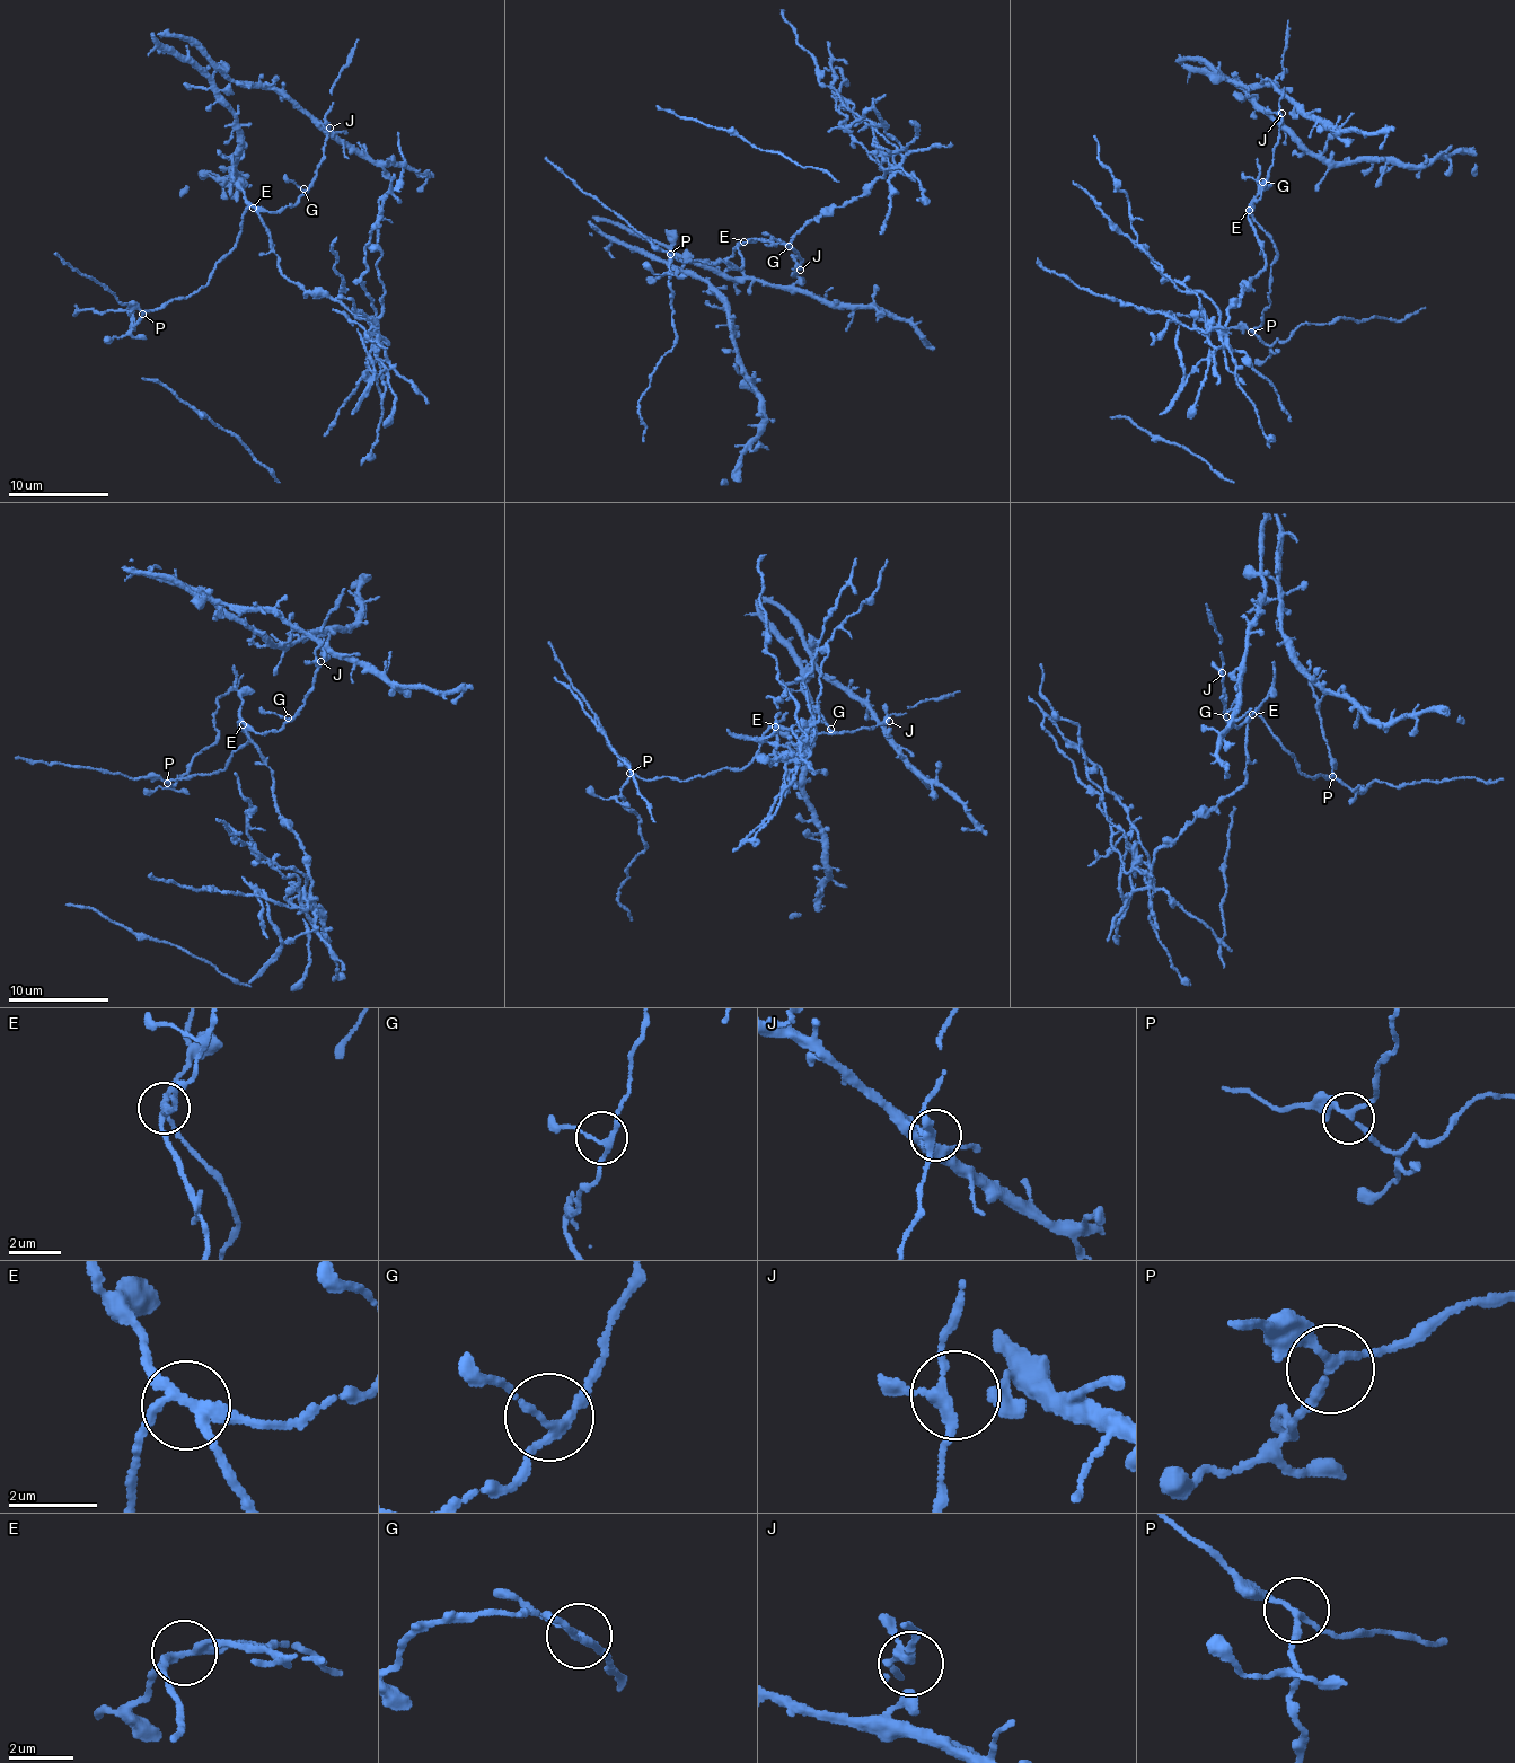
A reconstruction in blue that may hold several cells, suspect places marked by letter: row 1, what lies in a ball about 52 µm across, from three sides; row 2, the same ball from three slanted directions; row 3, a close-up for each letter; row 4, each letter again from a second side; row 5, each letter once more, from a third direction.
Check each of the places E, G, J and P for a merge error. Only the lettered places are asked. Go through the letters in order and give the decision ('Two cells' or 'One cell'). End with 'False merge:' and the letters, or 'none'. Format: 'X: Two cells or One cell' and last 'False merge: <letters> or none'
E: Two cells
G: One cell
J: One cell
P: One cell
False merge: E

